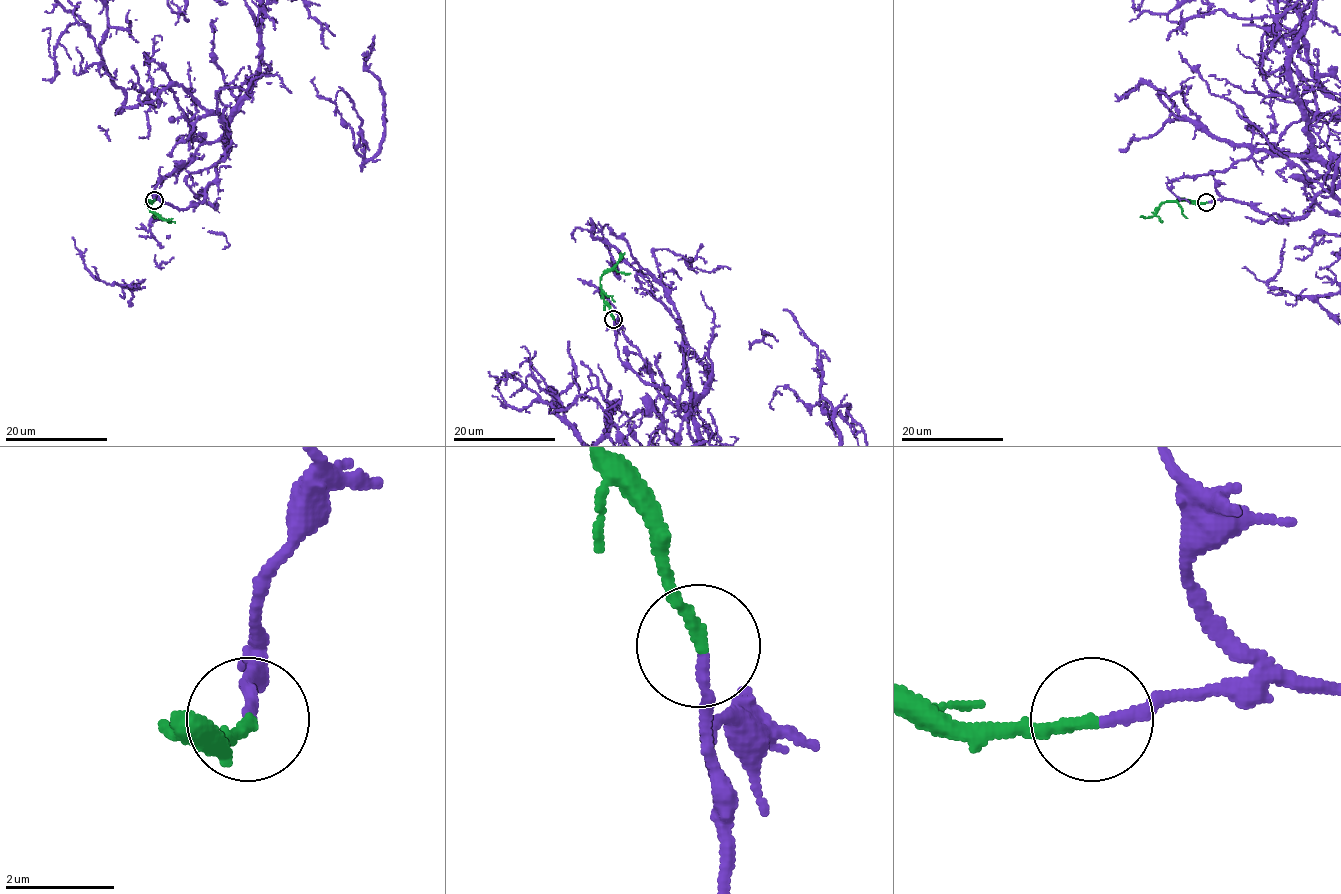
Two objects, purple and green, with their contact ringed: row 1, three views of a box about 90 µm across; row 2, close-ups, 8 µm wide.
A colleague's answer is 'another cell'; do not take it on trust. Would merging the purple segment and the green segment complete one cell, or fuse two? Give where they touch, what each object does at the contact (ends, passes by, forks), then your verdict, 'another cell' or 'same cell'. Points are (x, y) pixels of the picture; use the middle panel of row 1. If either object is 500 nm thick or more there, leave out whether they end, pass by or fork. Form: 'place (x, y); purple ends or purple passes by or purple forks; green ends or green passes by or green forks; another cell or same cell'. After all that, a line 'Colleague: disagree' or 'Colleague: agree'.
place (613, 319); purple ends; green ends; same cell
Colleague: disagree

